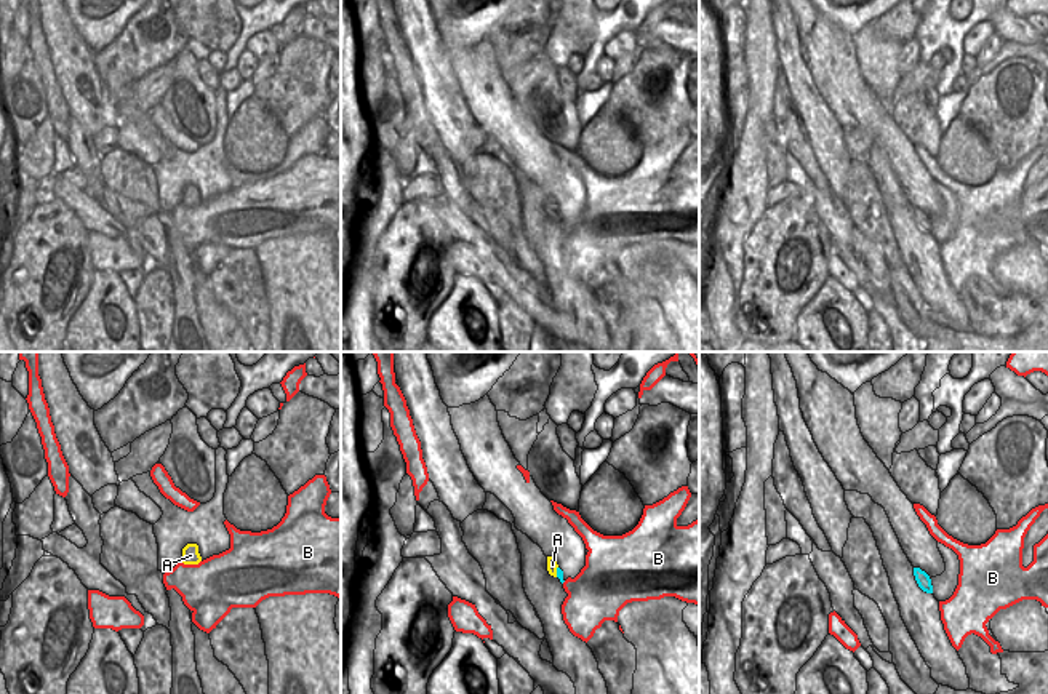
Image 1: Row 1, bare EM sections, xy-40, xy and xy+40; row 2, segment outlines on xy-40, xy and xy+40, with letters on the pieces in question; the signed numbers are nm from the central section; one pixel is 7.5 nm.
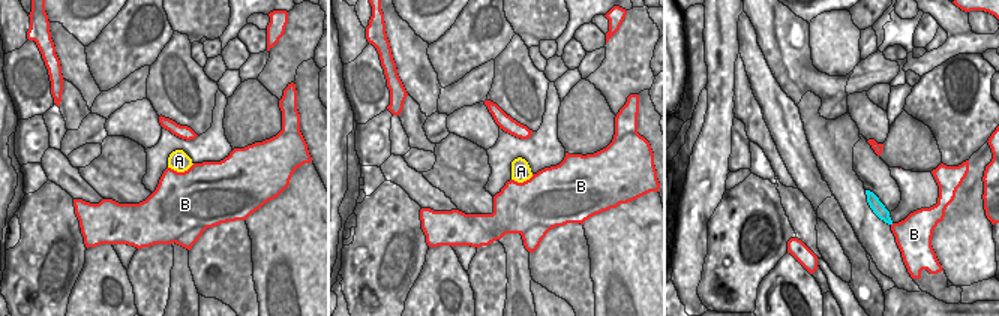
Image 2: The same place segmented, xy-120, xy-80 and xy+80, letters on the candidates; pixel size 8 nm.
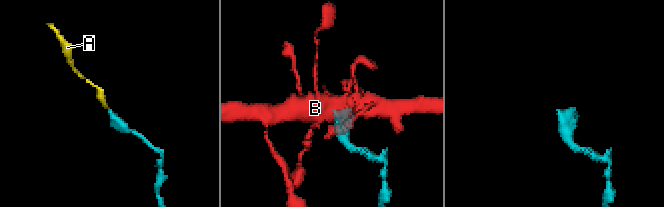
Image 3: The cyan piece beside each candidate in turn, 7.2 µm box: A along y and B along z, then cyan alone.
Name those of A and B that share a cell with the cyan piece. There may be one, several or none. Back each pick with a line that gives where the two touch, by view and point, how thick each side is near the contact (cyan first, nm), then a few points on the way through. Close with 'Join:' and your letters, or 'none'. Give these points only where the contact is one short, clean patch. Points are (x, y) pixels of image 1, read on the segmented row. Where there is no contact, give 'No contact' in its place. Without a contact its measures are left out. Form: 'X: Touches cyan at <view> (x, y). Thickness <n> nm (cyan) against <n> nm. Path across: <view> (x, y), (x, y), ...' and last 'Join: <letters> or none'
A: Touches cyan at xy (557, 571). Thickness 50 nm (cyan) against 80 nm. Path across: xy (559, 571), (557, 571), (552, 565)
Join: A.

